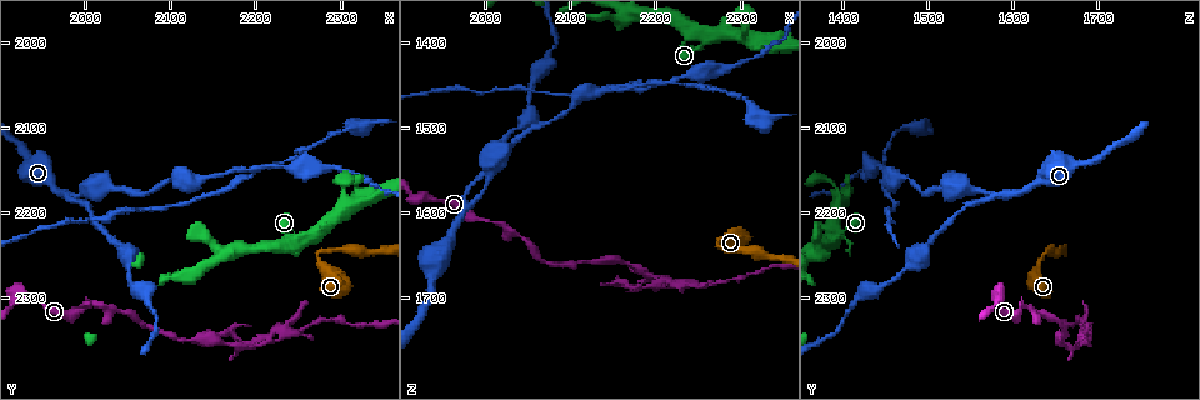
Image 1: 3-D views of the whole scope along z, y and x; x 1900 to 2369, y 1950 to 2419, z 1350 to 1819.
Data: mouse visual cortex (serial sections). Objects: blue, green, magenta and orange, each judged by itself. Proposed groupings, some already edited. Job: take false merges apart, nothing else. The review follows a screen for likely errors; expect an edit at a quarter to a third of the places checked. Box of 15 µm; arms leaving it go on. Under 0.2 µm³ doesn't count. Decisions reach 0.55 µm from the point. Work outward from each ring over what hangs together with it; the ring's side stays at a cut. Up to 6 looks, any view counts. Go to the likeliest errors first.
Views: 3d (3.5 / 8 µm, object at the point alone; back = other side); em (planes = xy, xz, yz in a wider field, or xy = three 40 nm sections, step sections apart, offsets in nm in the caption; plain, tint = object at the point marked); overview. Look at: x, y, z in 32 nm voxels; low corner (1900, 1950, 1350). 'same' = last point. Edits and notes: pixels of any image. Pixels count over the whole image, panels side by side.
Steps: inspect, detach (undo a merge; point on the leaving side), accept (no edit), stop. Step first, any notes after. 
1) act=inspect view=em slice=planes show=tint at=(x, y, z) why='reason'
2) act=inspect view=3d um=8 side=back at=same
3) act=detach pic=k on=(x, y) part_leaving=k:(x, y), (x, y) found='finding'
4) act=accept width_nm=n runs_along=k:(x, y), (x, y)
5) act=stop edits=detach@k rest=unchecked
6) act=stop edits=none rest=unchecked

act=inspect view=3d um=3.5 at=(1975, 2180, 1595) why='side arm on a straight run'

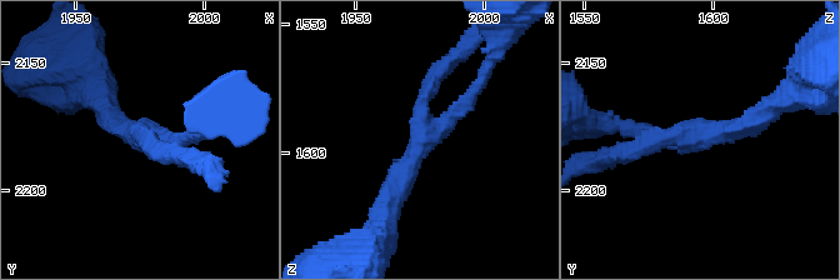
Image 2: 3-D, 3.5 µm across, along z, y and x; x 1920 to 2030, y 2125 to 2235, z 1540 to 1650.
act=accept runs_along=2:(390, 199), (421, 141), (483, 78) found='continuous, no second cell'

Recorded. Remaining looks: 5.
act=inspect view=3d um=3.5 at=(2200, 2145, 1450) why='a fork'

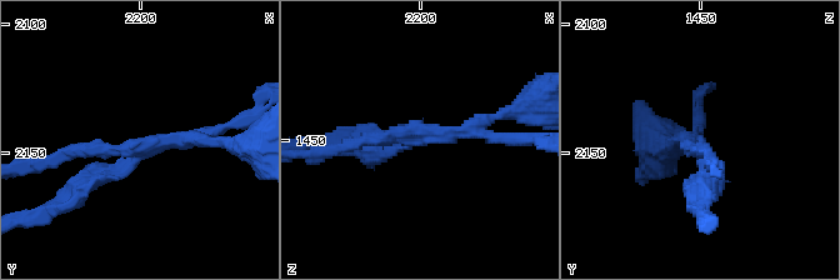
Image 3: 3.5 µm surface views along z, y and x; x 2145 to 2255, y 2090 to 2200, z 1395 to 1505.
act=inspect view=em slice=xy step=3 show=tint at=(2197, 2150, 1448) arms=3 arm_widths_nm=150,200,250

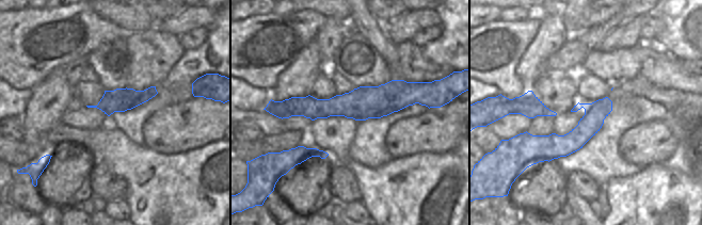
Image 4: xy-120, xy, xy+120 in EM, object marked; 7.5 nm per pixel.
act=detach pic=3 on=(370, 126) part_leaving=3:(130, 164), (88, 176), (34, 218) found='a second cell is stuck on'

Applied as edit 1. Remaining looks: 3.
act=inspect view=3d um=3.5 at=(2225, 2340, 1685) why='sharp bend'

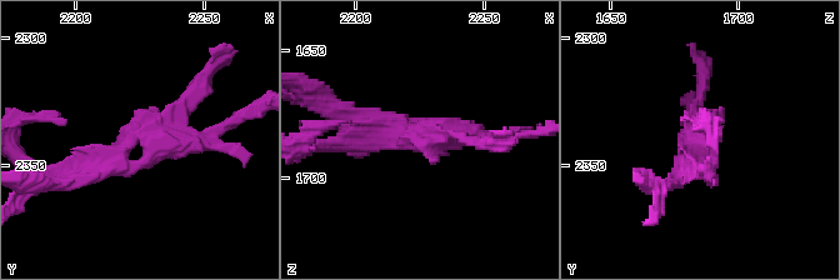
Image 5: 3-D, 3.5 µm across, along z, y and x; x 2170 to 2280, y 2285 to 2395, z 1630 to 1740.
act=inspect view=em slice=xy step=1 show=tint at=(2225, 2337, 1685)

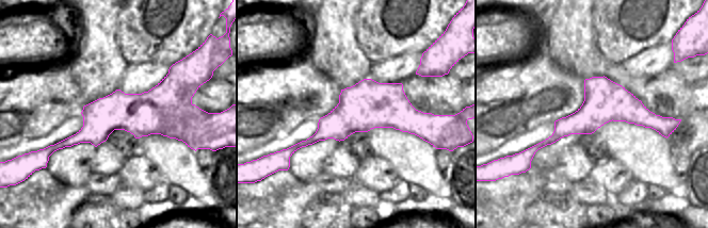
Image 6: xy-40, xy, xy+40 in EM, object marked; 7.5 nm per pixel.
act=detach pic=5 on=(201, 85) part_leaving=5:(396, 121), (415, 141), (500, 138) found='a second cell is stuck on'

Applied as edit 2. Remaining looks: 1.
act=stop edits=detach@3,detach@5 rest=unchecked

